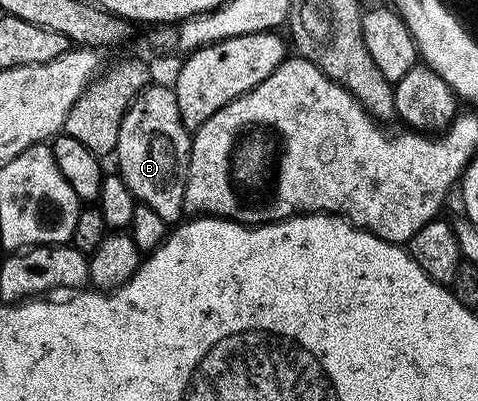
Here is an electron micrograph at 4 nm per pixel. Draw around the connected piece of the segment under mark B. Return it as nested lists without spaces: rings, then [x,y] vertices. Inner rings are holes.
[[[170,85],[144,87],[121,120],[113,153],[115,158],[119,157],[117,173],[129,184],[129,192],[133,192],[136,203],[153,208],[168,224],[178,223],[185,214],[183,201],[192,137],[192,131],[187,130],[181,120],[177,96]]]

